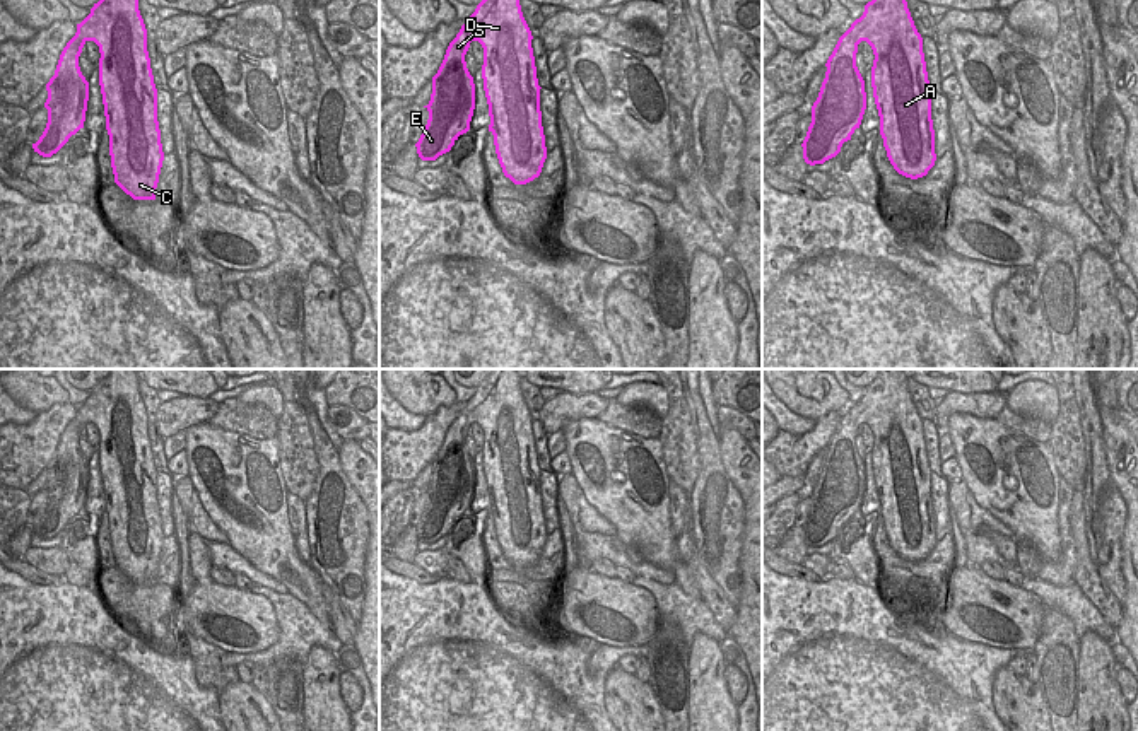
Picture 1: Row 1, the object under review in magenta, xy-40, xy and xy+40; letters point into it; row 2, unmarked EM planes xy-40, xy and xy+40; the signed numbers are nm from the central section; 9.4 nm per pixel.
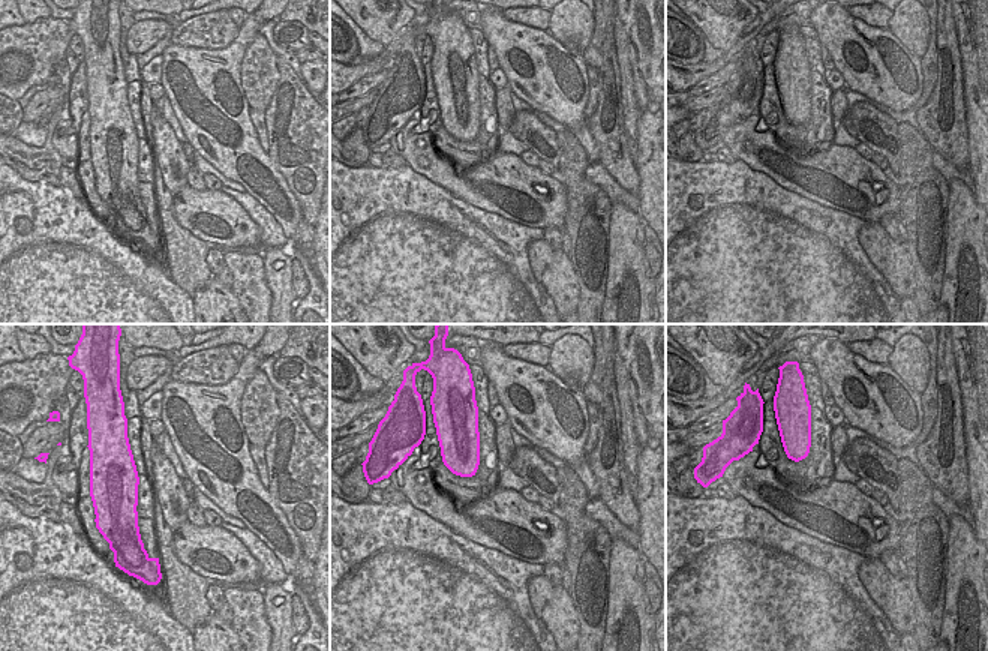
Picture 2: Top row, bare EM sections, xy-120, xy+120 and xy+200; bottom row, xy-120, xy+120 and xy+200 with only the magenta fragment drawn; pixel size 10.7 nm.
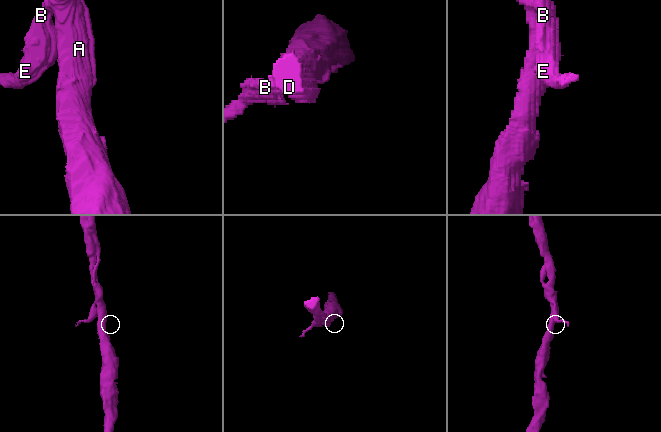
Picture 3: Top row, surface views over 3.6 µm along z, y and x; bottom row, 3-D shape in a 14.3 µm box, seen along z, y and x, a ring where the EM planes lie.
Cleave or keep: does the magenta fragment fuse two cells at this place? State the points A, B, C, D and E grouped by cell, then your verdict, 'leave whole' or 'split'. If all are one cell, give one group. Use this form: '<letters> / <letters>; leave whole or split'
A B C D E; leave whole

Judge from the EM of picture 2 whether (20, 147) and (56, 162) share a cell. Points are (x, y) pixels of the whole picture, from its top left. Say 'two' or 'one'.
one

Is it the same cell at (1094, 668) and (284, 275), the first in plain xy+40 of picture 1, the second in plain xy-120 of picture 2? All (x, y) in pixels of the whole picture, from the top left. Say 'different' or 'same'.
same

